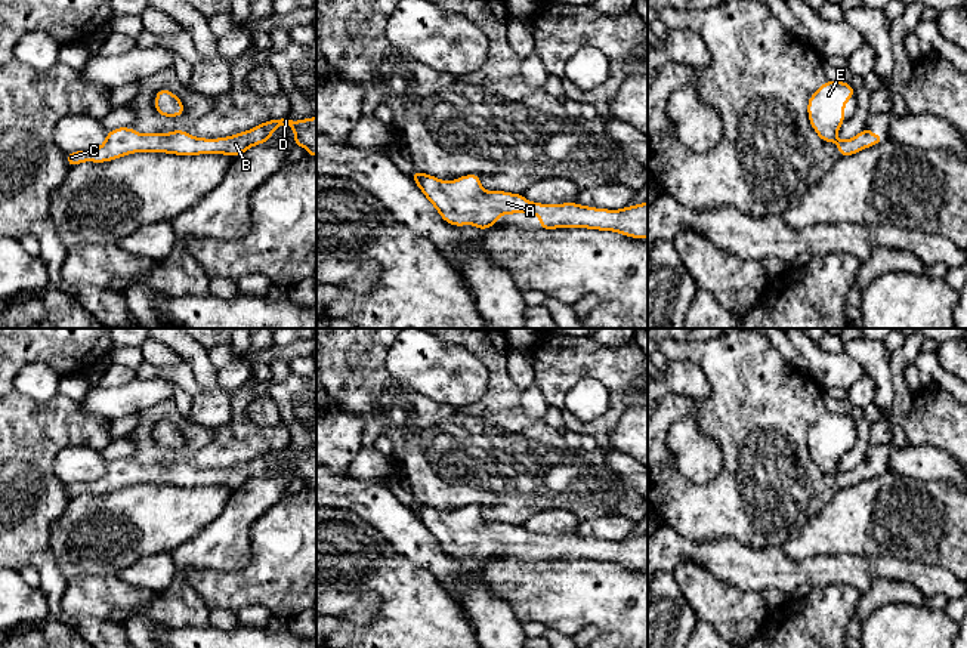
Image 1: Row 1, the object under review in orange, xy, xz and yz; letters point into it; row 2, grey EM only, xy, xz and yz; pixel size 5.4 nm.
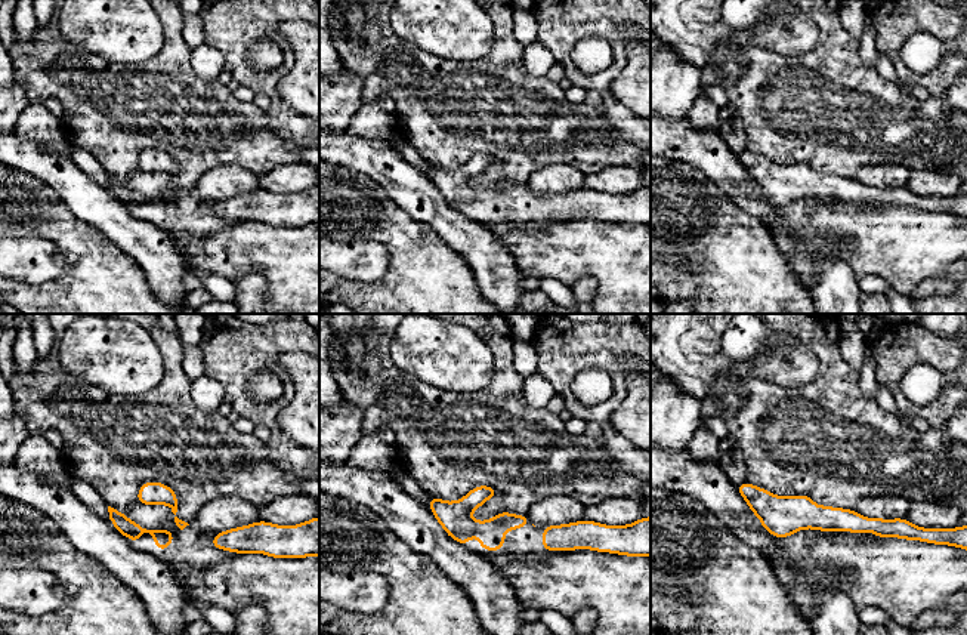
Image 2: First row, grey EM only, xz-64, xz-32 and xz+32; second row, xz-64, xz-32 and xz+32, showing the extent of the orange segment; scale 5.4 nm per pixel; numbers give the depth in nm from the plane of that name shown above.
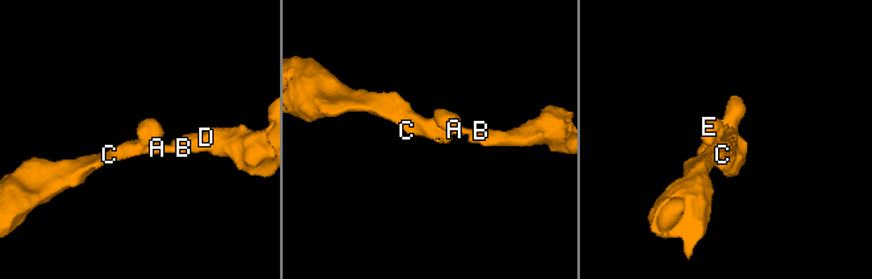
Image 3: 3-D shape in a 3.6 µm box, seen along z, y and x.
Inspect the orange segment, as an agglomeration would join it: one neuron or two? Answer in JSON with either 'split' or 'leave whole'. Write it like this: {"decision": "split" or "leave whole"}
{"decision": "leave whole"}

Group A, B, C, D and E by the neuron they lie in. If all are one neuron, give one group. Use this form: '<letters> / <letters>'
A B C D E

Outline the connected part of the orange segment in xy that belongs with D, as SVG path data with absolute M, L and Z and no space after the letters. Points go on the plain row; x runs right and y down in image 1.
M282 448L217 470L192 469L186 462L142 466L130 459L118 459L106 465L106 470L99 479L67 485L67 494L69 499L84 493L105 494L143 482L176 487L225 485L238 488L248 479L268 473L278 457L291 457L294 462L294 478L305 478L308 487L316 488L316 448L300 453Z

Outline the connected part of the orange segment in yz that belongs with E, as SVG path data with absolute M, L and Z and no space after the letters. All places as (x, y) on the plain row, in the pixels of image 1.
M827 411L807 433L809 453L816 466L824 473L834 473L841 488L853 487L884 472L883 466L874 466L868 457L852 470L837 470L838 460L846 453L843 439L855 426L849 414Z

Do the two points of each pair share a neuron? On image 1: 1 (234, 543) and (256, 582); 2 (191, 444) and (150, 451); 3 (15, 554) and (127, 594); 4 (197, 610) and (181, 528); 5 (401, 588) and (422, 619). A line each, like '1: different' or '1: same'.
1: different
2: same
3: different
4: different
5: same

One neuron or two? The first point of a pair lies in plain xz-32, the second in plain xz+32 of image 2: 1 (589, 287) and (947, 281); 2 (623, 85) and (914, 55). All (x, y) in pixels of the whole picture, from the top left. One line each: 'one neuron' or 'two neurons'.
1: one neuron
2: two neurons

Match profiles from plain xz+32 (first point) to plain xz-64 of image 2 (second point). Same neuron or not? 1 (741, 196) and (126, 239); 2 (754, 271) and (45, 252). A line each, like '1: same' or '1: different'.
1: same
2: different

